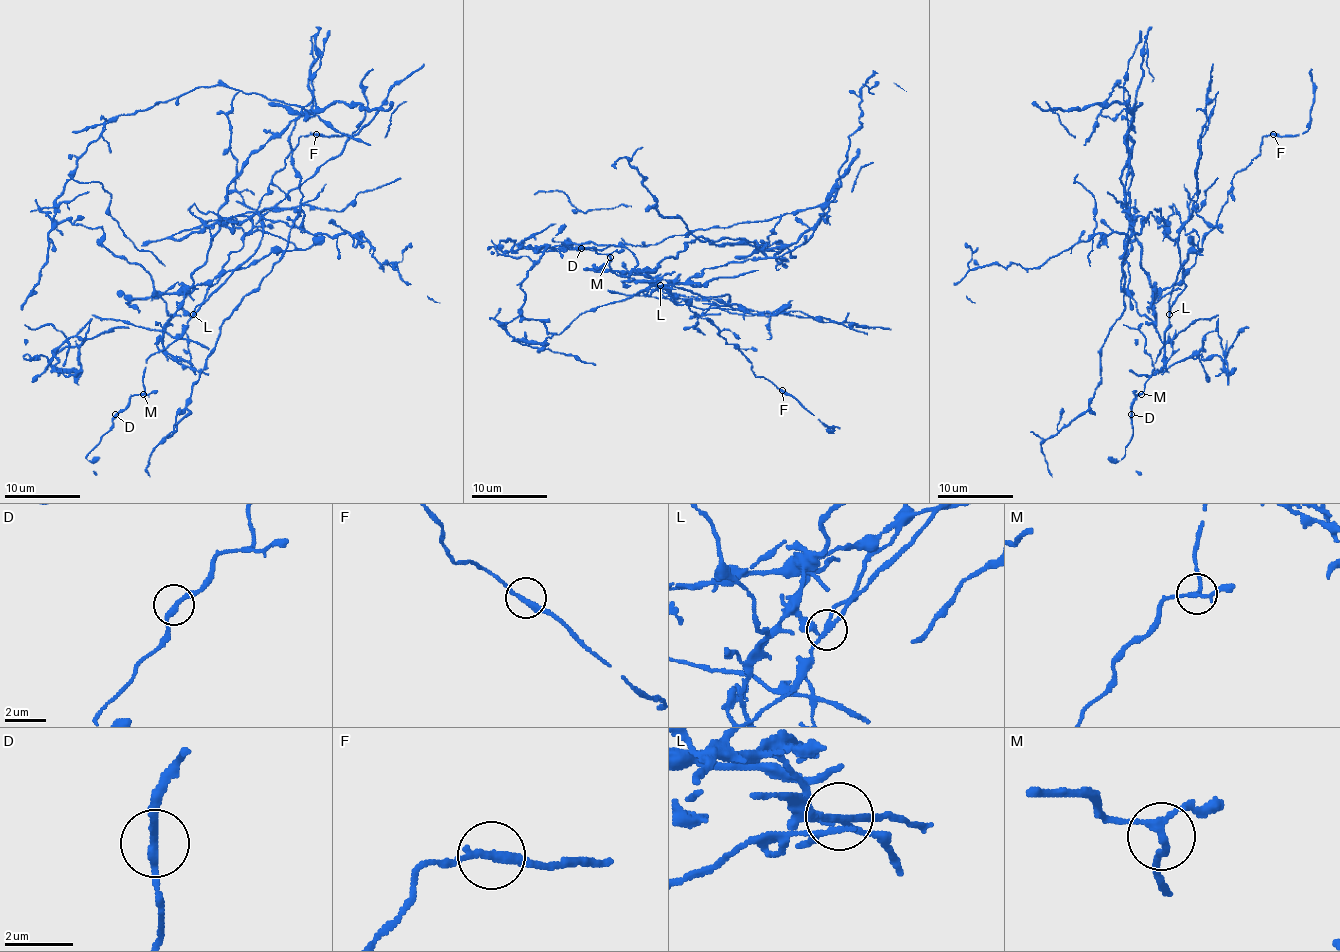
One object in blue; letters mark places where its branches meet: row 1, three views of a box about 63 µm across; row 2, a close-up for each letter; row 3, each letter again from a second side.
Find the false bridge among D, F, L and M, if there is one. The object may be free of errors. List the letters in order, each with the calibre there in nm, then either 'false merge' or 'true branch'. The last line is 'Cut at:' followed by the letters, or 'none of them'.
D: calibre 240 nm; true branch
F: calibre 260 nm; true branch
L: calibre 180 nm; false merge
M: calibre 180 nm; true branch
Cut at: L

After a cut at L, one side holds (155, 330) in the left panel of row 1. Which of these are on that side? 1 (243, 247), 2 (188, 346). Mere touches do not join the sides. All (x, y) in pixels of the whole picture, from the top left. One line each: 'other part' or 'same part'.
1: other part
2: same part

